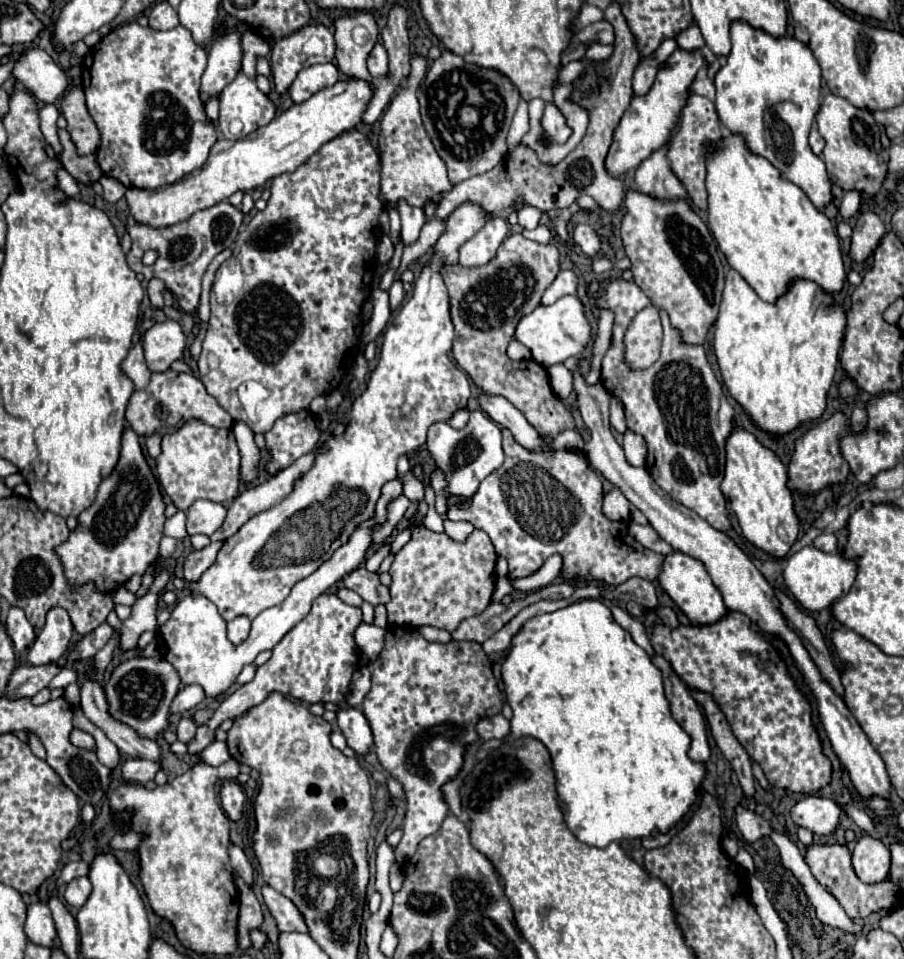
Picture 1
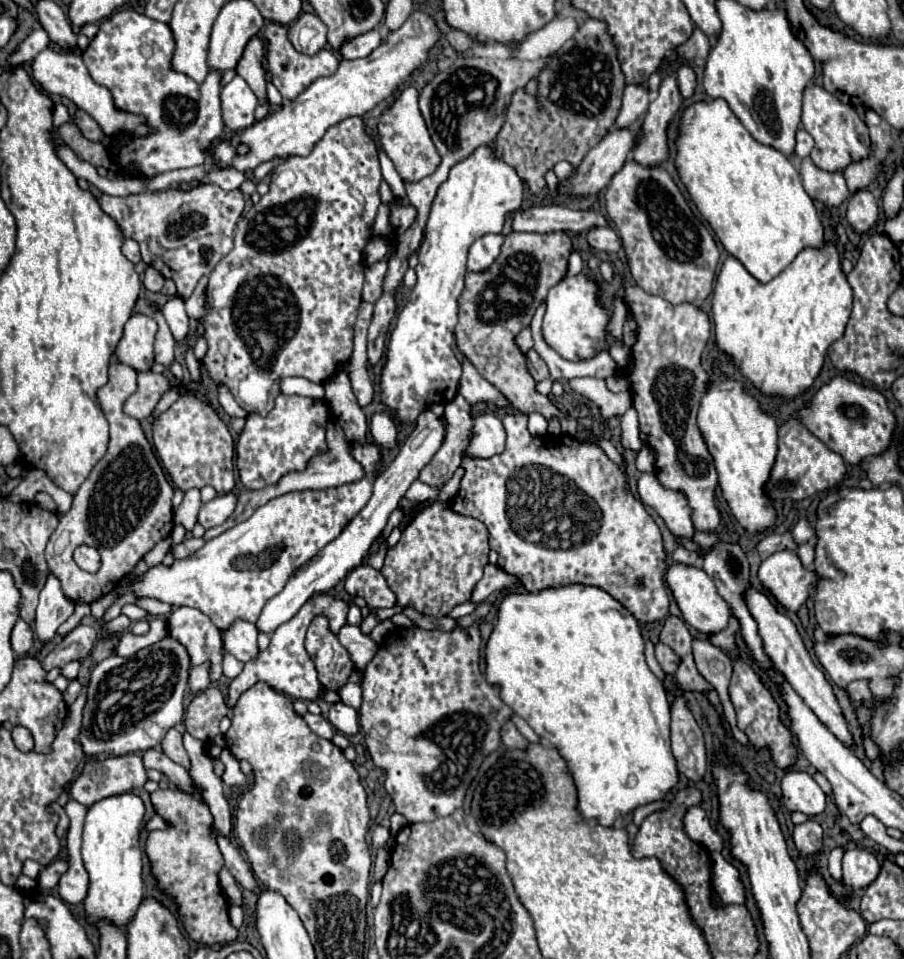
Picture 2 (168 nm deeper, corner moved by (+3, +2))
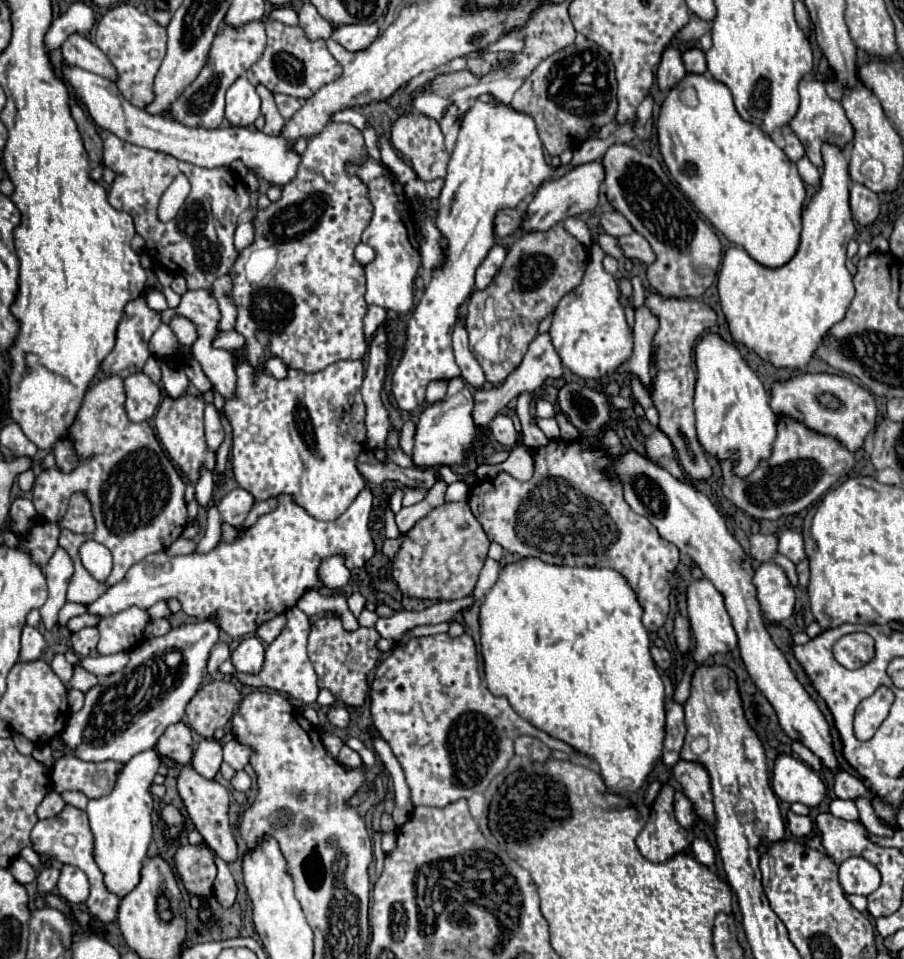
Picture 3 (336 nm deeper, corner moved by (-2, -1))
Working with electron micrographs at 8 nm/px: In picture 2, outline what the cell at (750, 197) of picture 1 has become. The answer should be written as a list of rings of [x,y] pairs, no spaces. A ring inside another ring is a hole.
[[[724,99],[696,101],[684,109],[678,123],[674,163],[690,199],[710,223],[720,243],[730,255],[740,259],[758,281],[768,283],[786,269],[804,247],[820,247],[824,243],[822,221],[812,199],[802,187],[796,165],[778,149],[754,141]]]

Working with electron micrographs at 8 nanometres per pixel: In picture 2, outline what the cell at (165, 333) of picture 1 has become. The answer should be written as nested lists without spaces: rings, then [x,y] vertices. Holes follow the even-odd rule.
[[[134,313],[124,325],[124,335],[114,355],[136,371],[150,371],[154,363],[154,335],[156,321],[148,315]]]

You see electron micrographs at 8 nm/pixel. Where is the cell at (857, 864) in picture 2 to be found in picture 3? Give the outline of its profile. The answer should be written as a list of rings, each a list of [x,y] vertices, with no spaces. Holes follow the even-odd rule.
[[[847,858],[839,866],[839,882],[847,894],[869,896],[879,888],[881,874],[865,858]]]

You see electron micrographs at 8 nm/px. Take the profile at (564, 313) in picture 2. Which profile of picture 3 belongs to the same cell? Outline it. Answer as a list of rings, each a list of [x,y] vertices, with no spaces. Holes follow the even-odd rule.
[[[593,246],[583,282],[561,298],[553,312],[553,324],[549,330],[551,342],[565,368],[585,380],[597,380],[611,374],[617,366],[629,360],[633,348],[633,336],[619,302],[619,286],[615,278],[605,272],[601,260],[601,248]]]

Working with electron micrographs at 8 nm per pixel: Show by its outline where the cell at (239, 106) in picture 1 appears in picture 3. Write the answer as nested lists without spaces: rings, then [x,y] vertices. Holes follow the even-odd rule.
[[[239,76],[227,90],[225,118],[233,126],[253,126],[259,114],[259,94],[255,92],[255,86],[247,76]]]

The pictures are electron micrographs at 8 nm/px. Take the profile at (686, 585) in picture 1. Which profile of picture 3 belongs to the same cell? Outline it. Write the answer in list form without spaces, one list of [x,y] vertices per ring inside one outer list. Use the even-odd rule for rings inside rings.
[[[701,578],[701,580],[695,580],[687,586],[687,612],[689,612],[689,622],[691,622],[691,630],[693,630],[693,636],[695,636],[695,650],[691,654],[691,660],[689,664],[685,666],[685,678],[689,680],[693,676],[693,672],[697,670],[697,666],[701,666],[709,656],[721,652],[731,652],[735,646],[737,646],[737,634],[731,626],[731,618],[725,610],[725,604],[723,604],[723,596],[715,590],[715,586],[707,580],[707,578]]]

